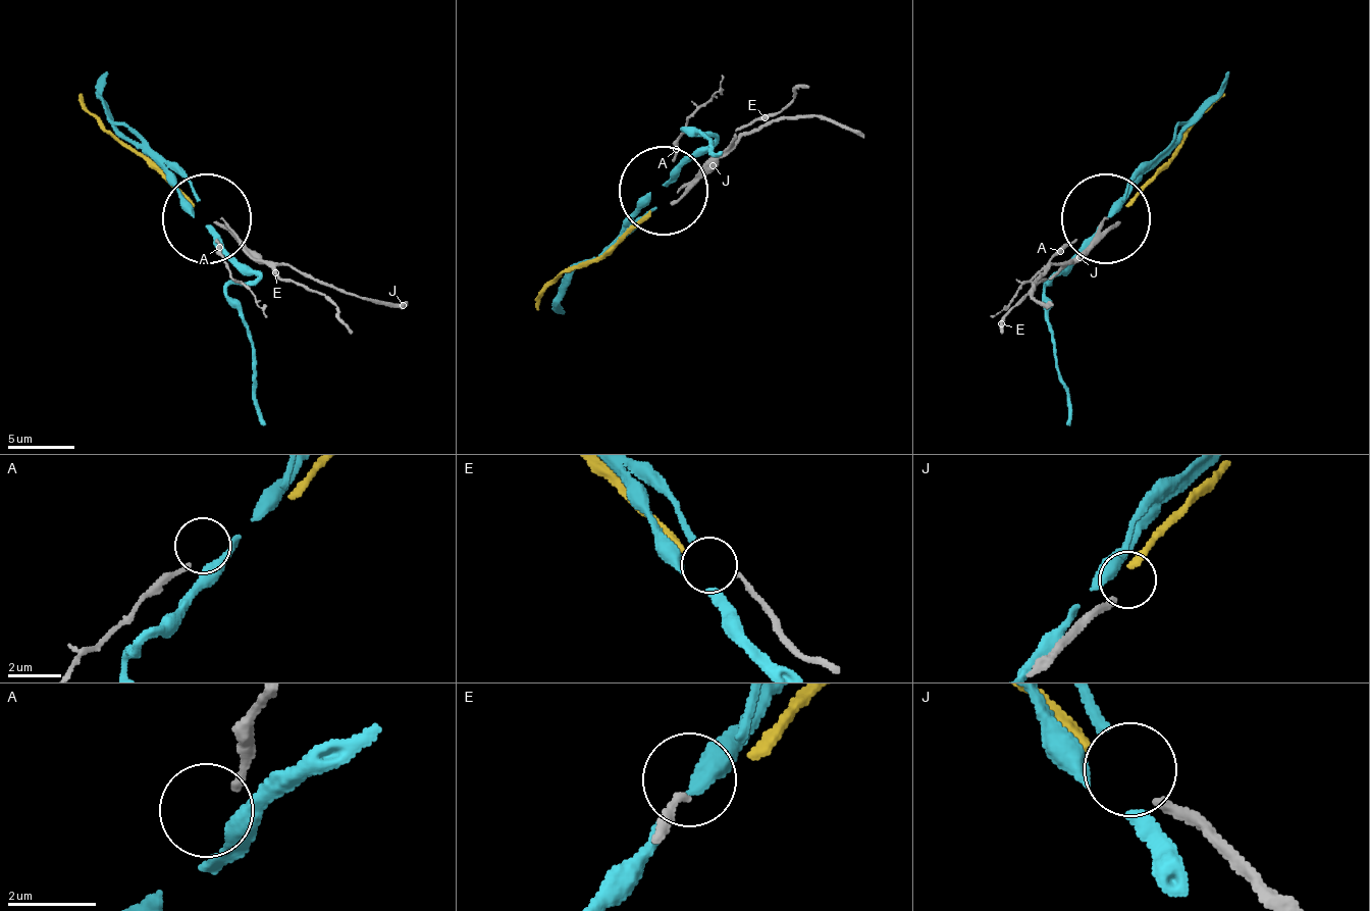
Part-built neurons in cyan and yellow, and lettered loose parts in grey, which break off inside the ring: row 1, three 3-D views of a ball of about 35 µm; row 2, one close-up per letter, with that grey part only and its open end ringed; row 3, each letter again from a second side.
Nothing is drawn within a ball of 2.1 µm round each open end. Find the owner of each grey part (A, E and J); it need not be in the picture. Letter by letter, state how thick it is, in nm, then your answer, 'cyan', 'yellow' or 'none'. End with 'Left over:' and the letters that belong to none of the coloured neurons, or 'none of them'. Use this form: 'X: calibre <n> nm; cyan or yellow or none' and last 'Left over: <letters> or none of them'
A: calibre 180 nm; none
E: calibre 140 nm; cyan
J: calibre 240 nm; yellow
Left over: A

